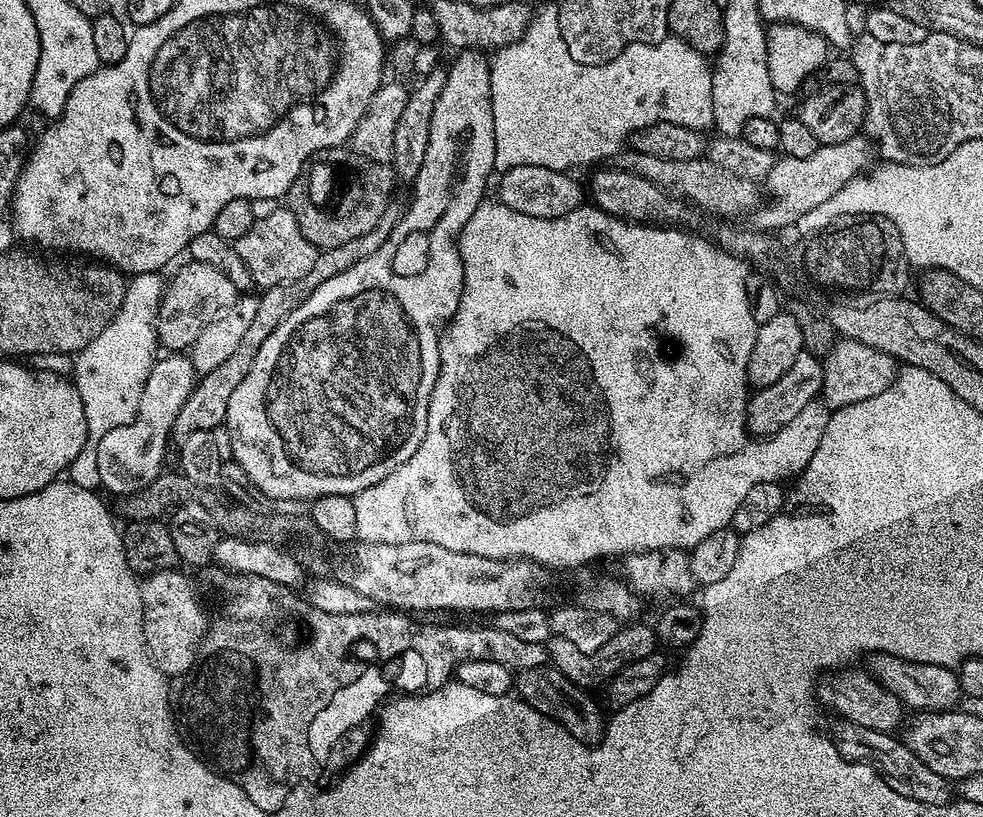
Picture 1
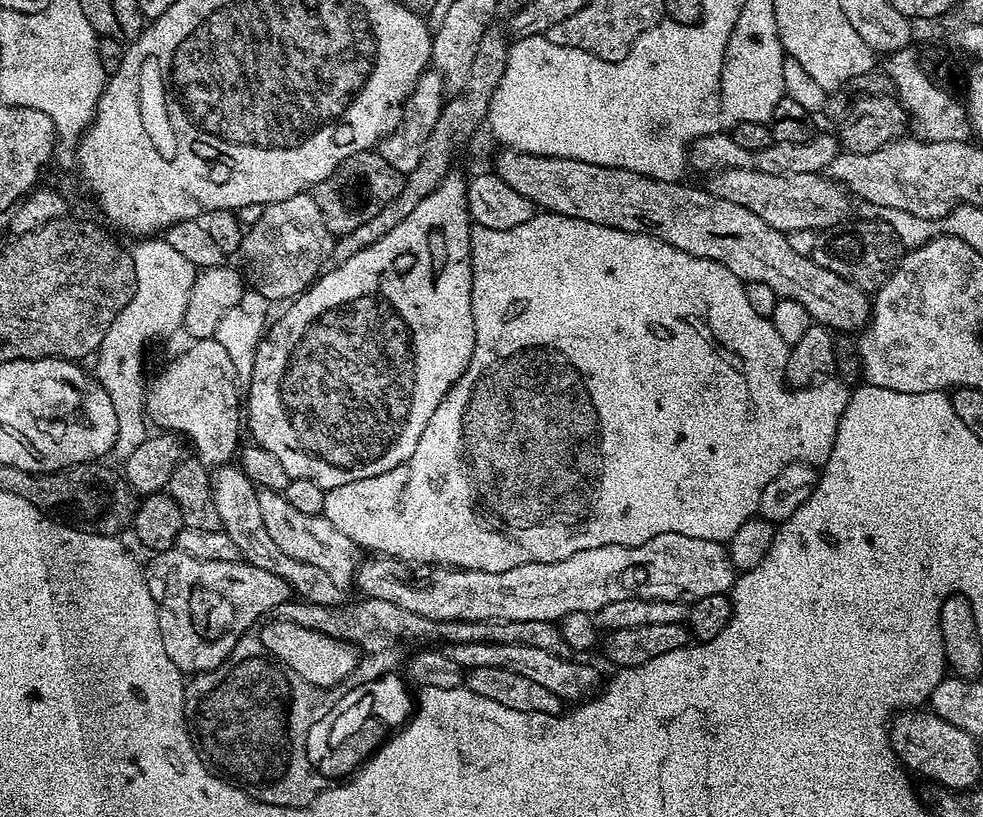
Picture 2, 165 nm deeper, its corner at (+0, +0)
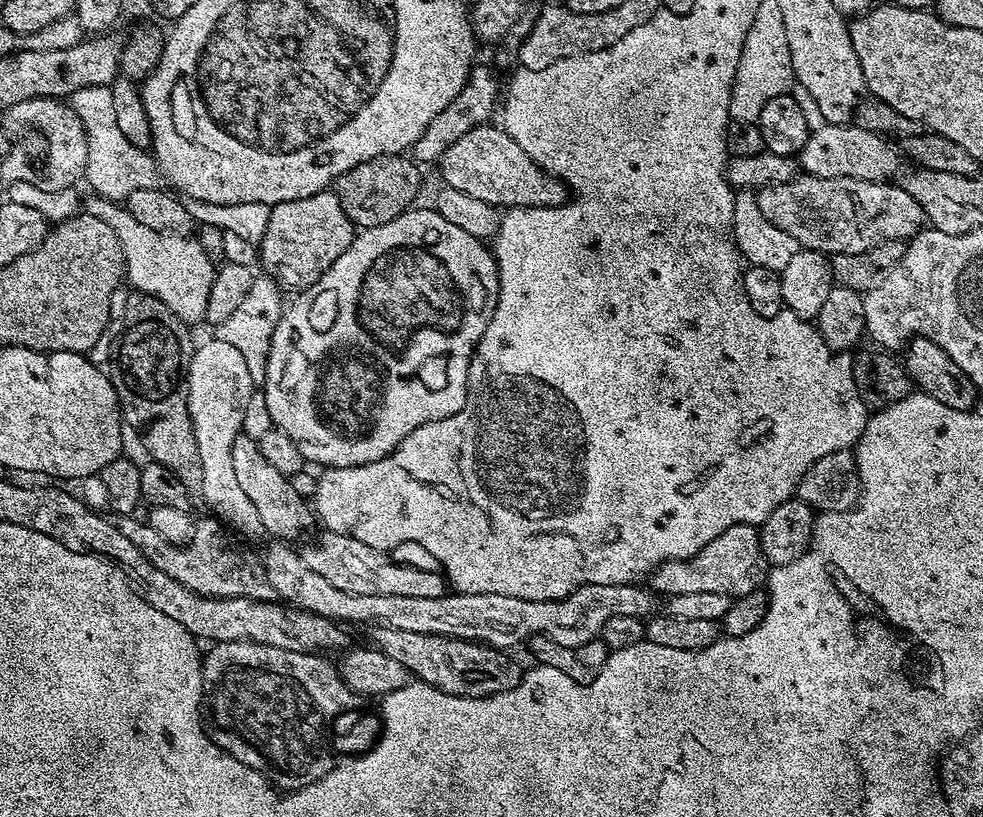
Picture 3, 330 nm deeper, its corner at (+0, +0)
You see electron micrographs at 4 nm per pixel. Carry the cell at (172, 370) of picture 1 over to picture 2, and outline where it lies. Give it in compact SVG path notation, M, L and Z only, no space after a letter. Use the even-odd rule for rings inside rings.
M216 339L210 340L192 340L189 343L189 348L185 350L181 356L176 356L160 373L156 376L156 381L149 383L146 388L146 416L153 425L156 424L157 429L167 430L172 434L179 434L181 437L189 438L192 436L192 444L196 447L195 455L201 461L201 463L207 466L223 466L233 459L237 455L238 449L241 447L240 444L240 428L242 432L242 388L240 388L236 383L238 383L238 377L236 371L234 370L234 362L230 362L230 358L226 354L225 348L217 342Z

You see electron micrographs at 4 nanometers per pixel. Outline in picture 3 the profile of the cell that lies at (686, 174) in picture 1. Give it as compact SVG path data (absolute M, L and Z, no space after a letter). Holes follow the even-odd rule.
M807 174L797 175L795 180L790 182L782 182L782 186L770 186L769 188L759 189L755 193L758 206L761 207L762 214L766 216L766 220L772 222L774 226L780 230L784 230L786 234L797 240L800 248L809 248L815 252L822 252L829 257L838 254L862 254L870 252L880 247L881 244L890 244L893 242L907 242L925 227L924 211L922 206L918 206L918 202L909 194L907 187L896 185L896 182L877 182L874 180L859 180L858 178L818 178Z

